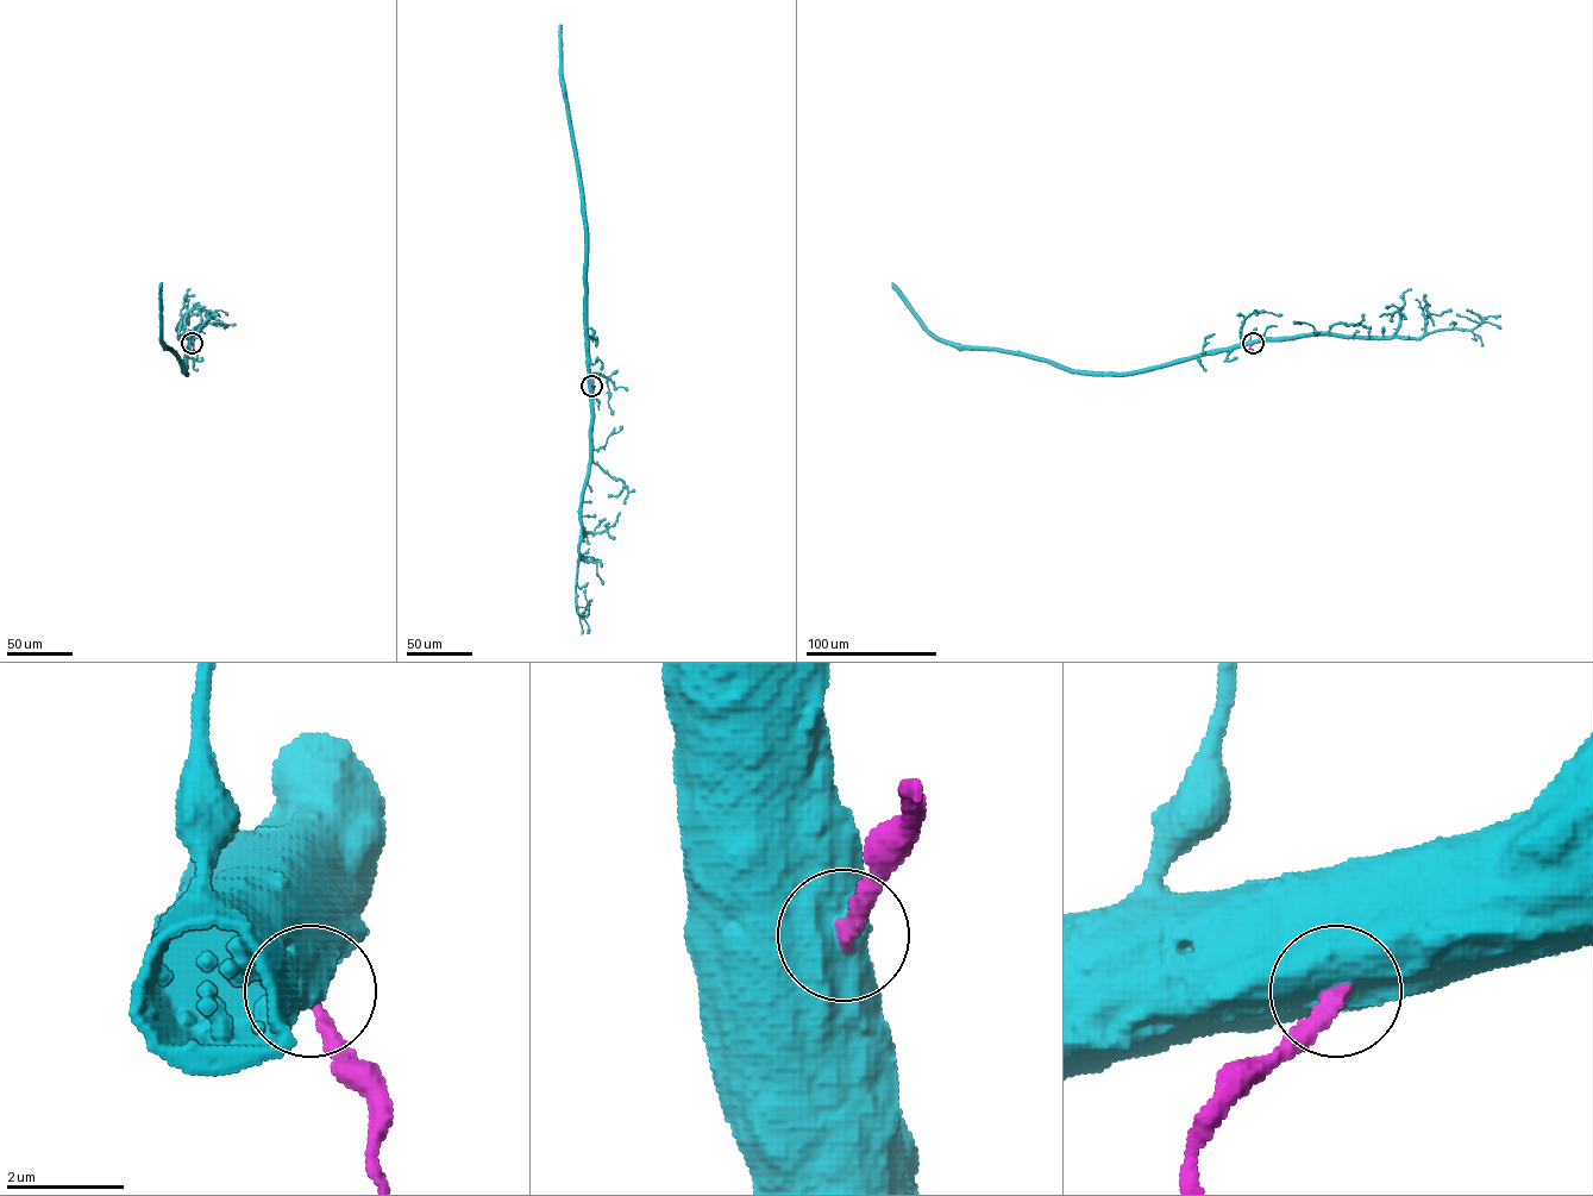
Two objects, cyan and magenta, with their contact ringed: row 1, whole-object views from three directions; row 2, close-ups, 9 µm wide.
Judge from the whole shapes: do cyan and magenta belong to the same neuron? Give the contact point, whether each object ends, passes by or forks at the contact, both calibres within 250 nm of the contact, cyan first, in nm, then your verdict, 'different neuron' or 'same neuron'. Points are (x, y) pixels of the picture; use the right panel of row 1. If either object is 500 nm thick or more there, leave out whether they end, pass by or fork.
at (1253, 343); 800 nm thick on the cyan side, 240 nm on the other; different neuron

